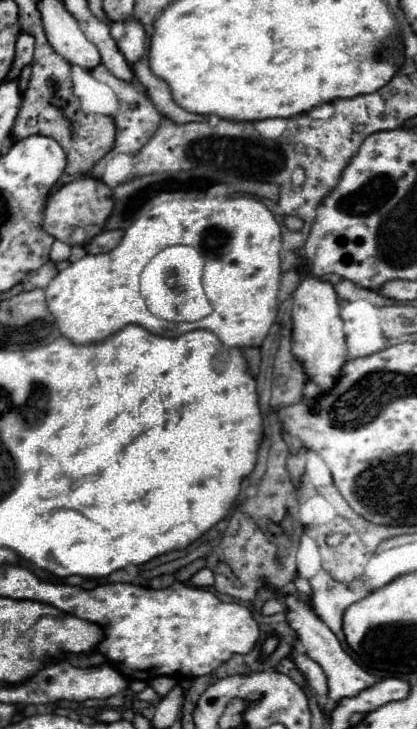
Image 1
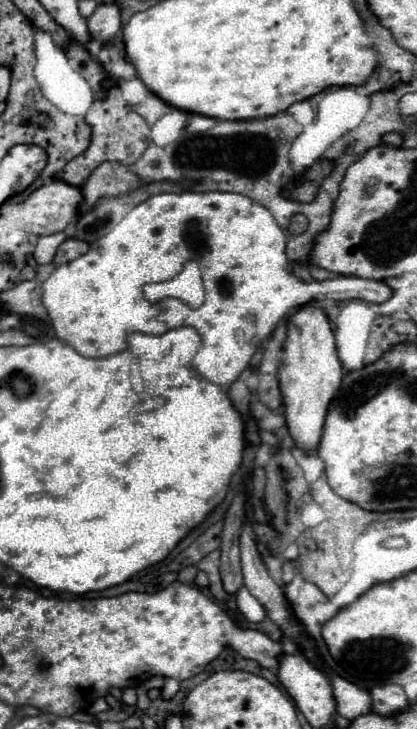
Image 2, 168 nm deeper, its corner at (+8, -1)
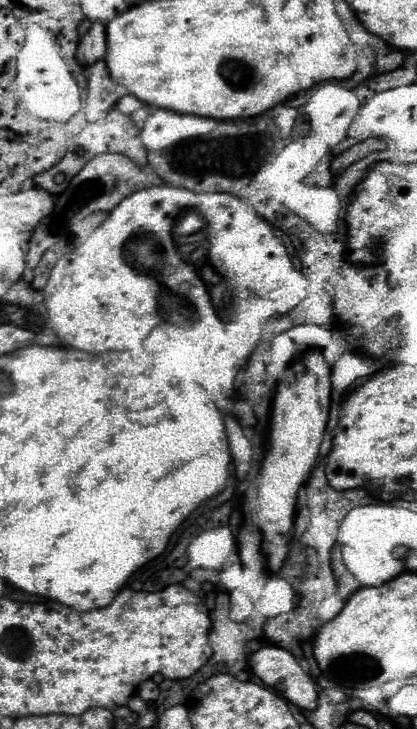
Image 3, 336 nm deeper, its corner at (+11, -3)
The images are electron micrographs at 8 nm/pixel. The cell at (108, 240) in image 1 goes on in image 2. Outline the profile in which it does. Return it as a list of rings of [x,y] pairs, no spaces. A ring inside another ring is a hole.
[[[68,238],[66,242],[60,244],[60,248],[56,252],[56,258],[54,258],[54,264],[60,266],[64,262],[72,262],[78,256],[86,254],[88,250],[90,250],[90,244],[88,242],[82,242],[82,240],[76,240],[76,238]]]

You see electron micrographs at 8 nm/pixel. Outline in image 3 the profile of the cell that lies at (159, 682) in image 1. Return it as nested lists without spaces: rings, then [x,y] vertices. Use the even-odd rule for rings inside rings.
[[[145,680],[145,684],[139,684],[137,688],[137,696],[143,698],[145,702],[153,702],[159,694],[159,686],[153,680]]]

